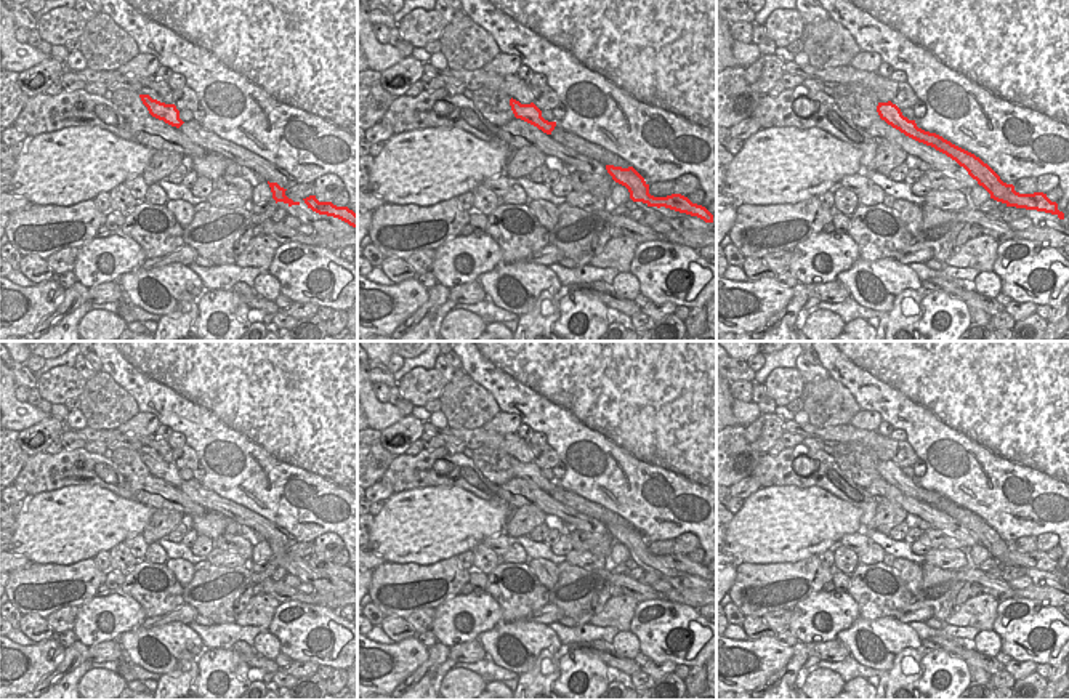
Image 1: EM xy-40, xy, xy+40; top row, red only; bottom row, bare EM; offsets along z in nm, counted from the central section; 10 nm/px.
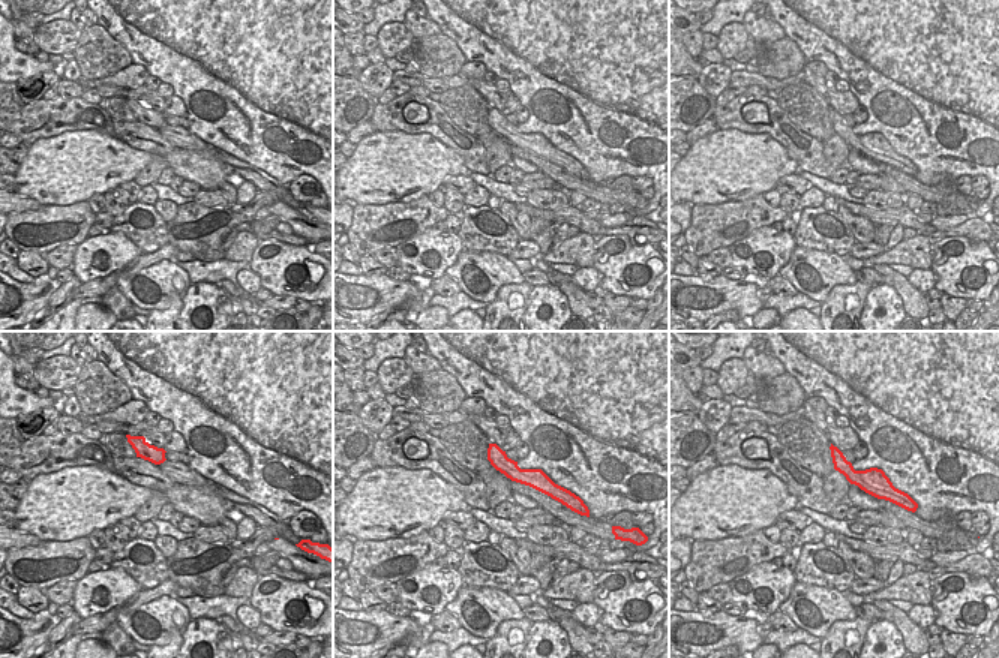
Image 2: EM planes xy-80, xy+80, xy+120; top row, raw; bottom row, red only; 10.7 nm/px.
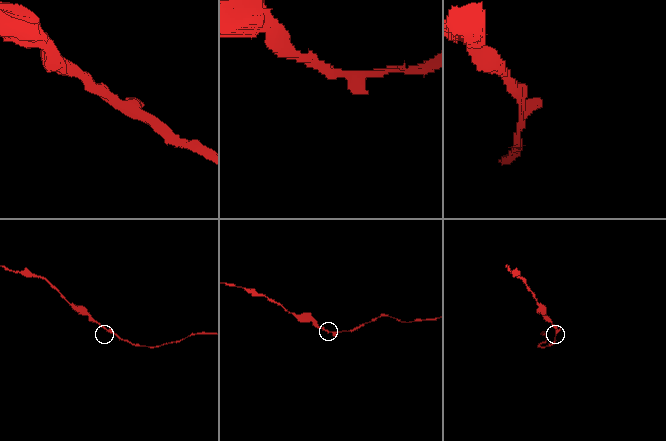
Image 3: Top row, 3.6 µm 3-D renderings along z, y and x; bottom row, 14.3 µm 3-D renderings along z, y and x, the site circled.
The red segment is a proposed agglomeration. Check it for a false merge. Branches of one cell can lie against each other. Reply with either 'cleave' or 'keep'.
cleave

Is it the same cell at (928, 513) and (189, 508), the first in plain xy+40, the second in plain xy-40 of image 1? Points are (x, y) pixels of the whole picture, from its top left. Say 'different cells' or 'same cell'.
same cell

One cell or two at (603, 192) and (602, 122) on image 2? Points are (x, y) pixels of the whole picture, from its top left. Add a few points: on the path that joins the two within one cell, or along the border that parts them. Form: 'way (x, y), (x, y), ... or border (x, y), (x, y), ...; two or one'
border (590, 179), (599, 183), (611, 182); two

